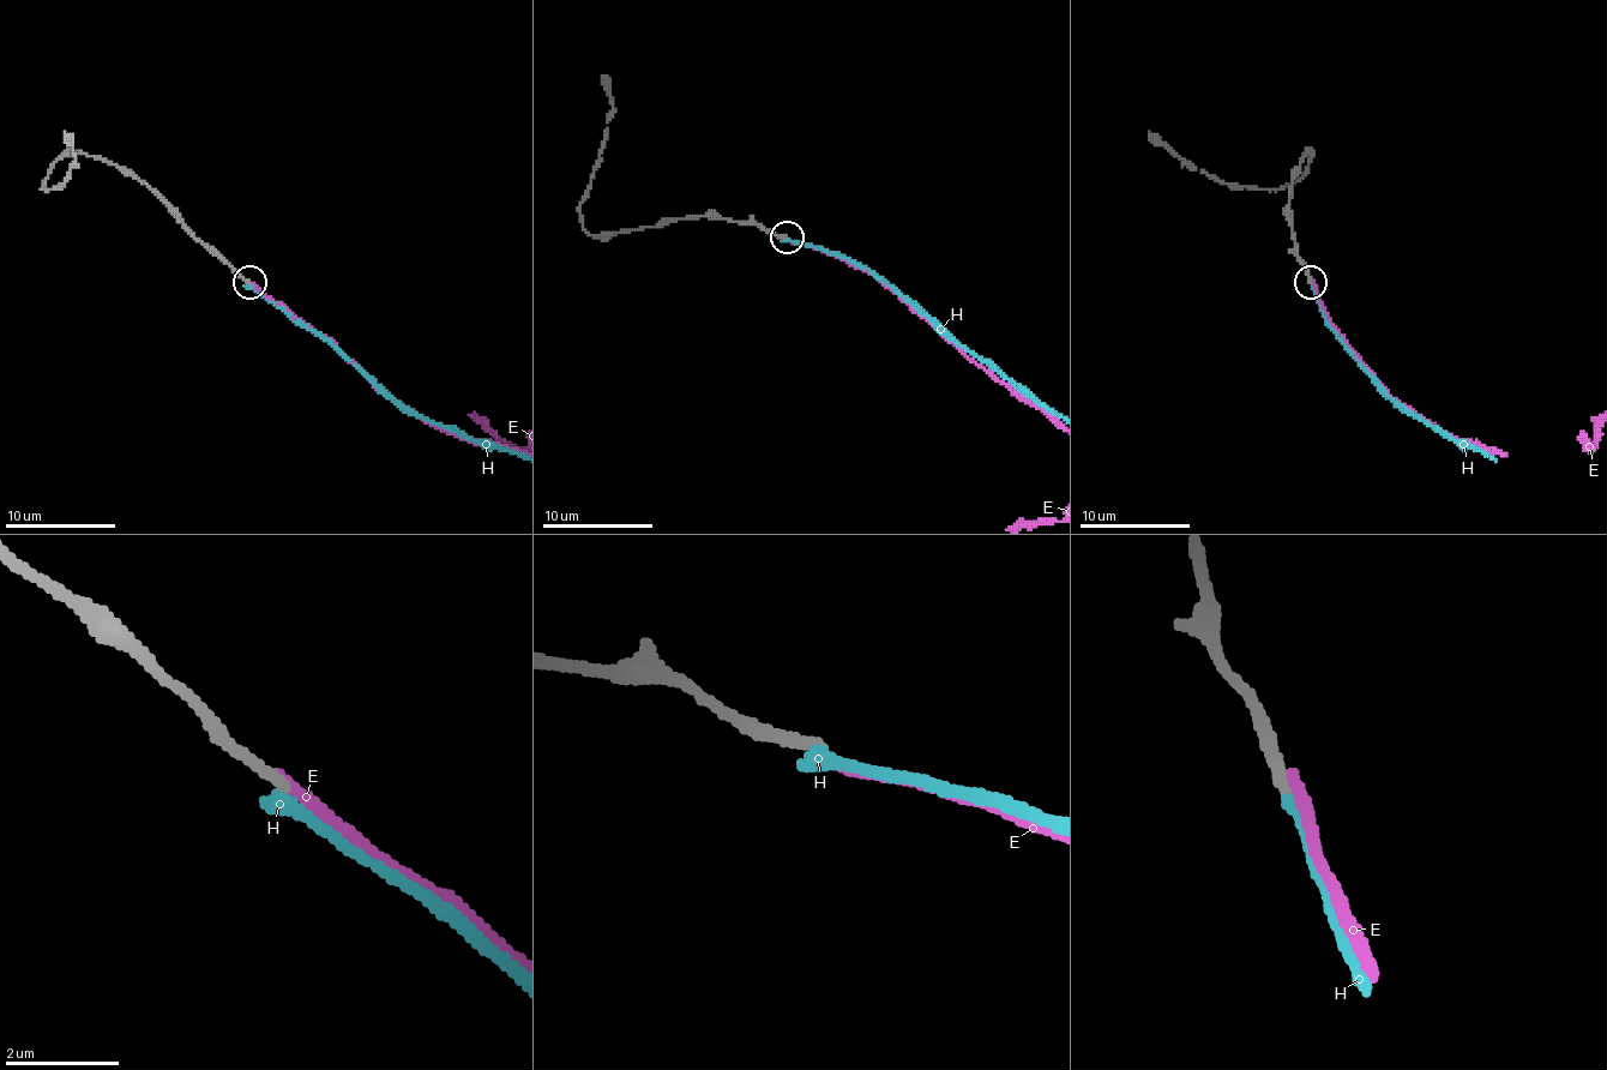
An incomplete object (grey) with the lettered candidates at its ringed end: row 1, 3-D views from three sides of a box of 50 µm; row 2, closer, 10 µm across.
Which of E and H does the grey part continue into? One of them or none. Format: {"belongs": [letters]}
{"belongs": []}

